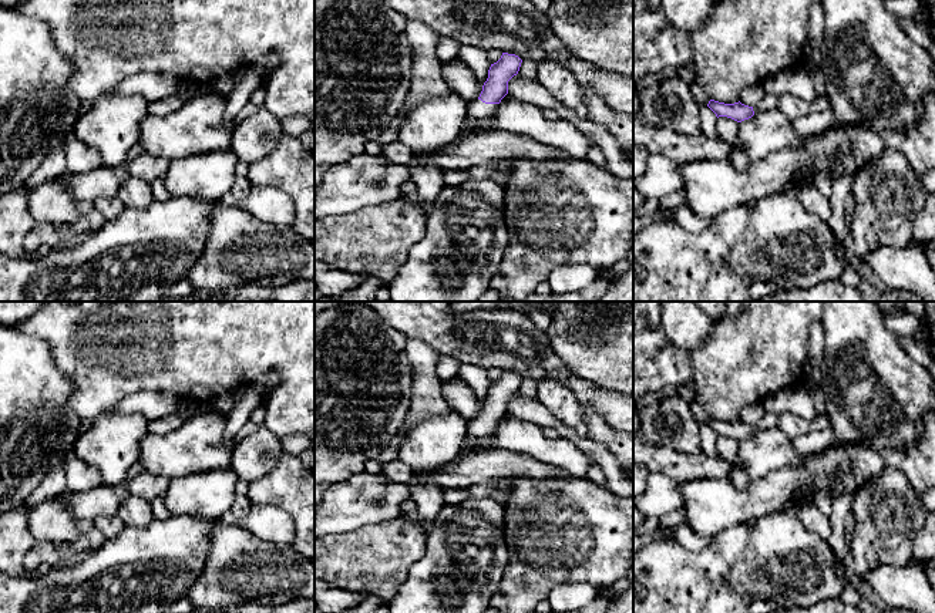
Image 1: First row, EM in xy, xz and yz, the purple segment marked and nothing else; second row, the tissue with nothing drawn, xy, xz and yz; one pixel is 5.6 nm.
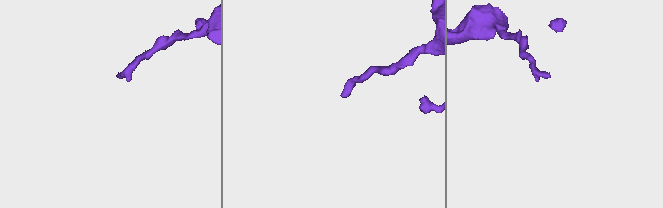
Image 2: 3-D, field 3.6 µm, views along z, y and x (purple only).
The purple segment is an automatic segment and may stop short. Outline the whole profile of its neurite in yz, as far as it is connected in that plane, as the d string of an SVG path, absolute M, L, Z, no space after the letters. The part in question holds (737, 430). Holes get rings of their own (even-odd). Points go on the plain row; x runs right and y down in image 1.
M766 412L757 425L749 425L739 421L724 422L710 418L707 425L716 432L716 435L727 435L737 441L751 437L756 431L763 428L771 428L777 425L777 415L773 412Z

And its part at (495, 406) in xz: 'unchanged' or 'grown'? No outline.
grown

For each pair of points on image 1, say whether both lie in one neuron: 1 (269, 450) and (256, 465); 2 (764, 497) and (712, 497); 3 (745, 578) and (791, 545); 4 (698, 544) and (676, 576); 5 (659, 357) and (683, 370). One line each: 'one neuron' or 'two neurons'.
1: one neuron
2: one neuron
3: one neuron
4: two neurons
5: one neuron

